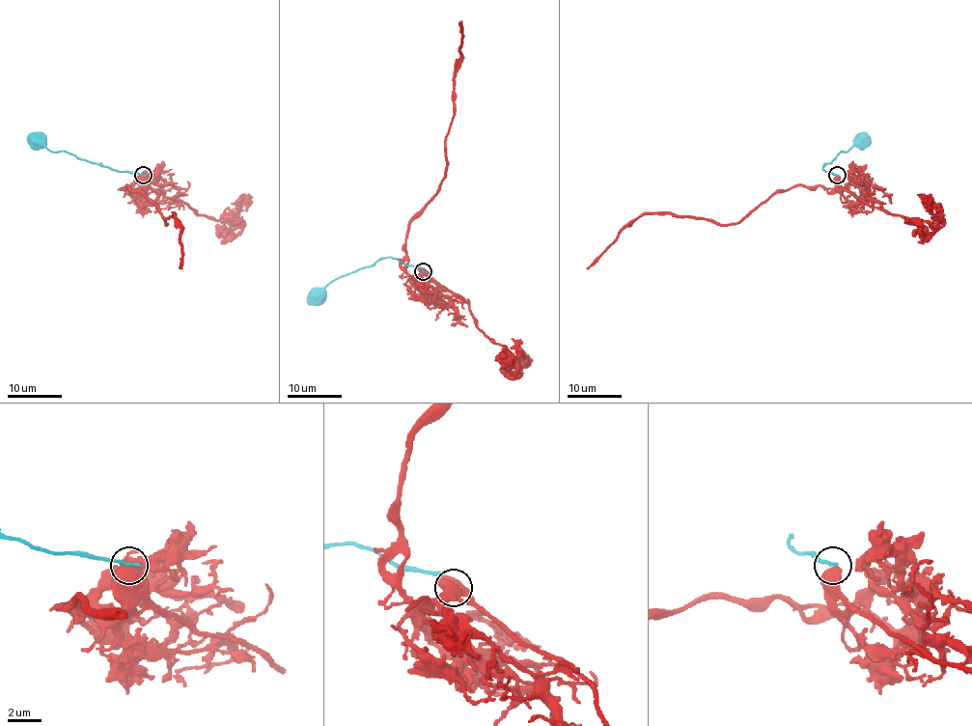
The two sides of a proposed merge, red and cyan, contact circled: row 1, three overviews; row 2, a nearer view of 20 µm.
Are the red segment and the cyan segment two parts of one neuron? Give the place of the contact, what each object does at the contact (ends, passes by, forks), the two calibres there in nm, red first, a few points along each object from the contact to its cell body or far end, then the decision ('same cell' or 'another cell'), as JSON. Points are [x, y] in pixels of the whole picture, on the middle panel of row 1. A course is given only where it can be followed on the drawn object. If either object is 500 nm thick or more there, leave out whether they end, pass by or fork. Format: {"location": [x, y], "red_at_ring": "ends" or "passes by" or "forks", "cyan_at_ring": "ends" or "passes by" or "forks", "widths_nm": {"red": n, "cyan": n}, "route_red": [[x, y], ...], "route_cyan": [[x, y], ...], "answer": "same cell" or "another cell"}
{"location": [423, 271], "widths_nm": {"red": 750, "cyan": 240}, "route_red": [[423, 271], [410, 276], [406, 270], [408, 227], [444, 179], [460, 21]], "route_cyan": [[423, 271], [395, 259], [381, 257], [369, 266], [330, 281], [307, 303]], "answer": "another cell"}

